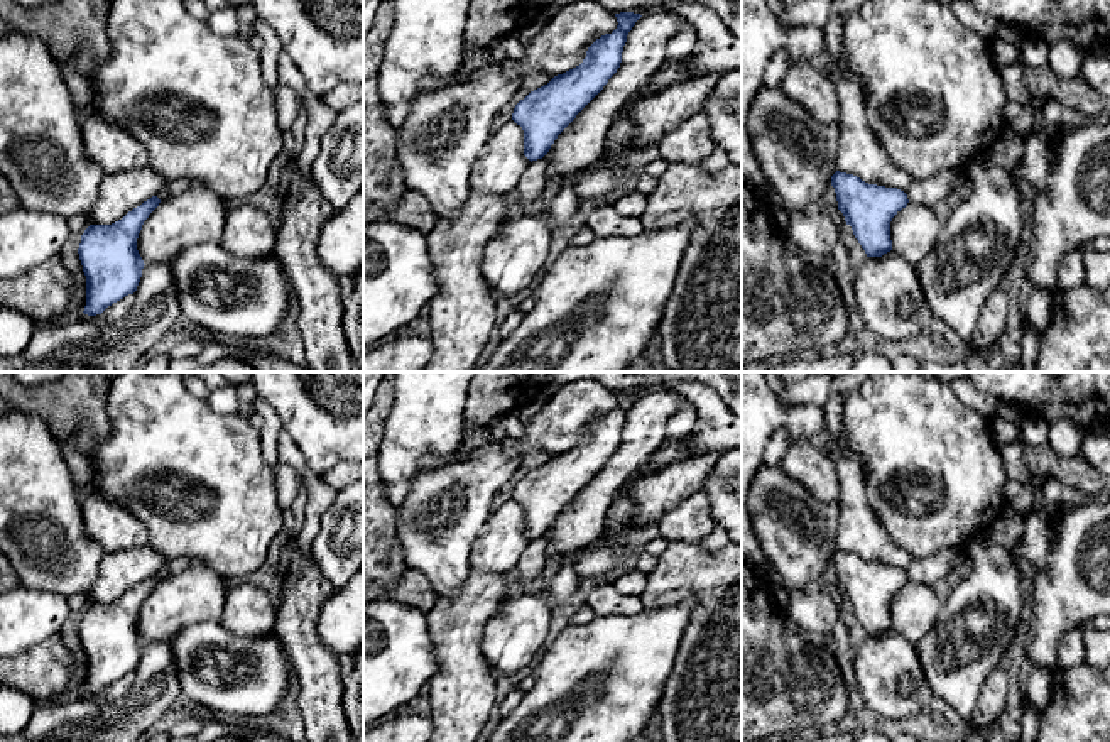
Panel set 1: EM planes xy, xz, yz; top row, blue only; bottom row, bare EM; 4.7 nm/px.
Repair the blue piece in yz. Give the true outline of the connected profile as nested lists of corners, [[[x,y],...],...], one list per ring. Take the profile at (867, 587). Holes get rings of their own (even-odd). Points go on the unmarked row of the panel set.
[[[836,549],[831,554],[838,588],[867,636],[882,636],[892,629],[890,600],[907,585],[907,573],[897,566],[868,563],[860,556]]]

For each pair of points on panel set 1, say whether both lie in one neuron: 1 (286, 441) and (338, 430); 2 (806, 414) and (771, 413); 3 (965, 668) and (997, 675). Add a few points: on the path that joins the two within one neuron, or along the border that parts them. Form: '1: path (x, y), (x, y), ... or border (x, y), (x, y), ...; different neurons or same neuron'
1: border (284, 430), (304, 462), (316, 474); different neurons
2: path (798, 418), (779, 418); same neuron
3: border (999, 665), (985, 680), (979, 703), (973, 709); different neurons

